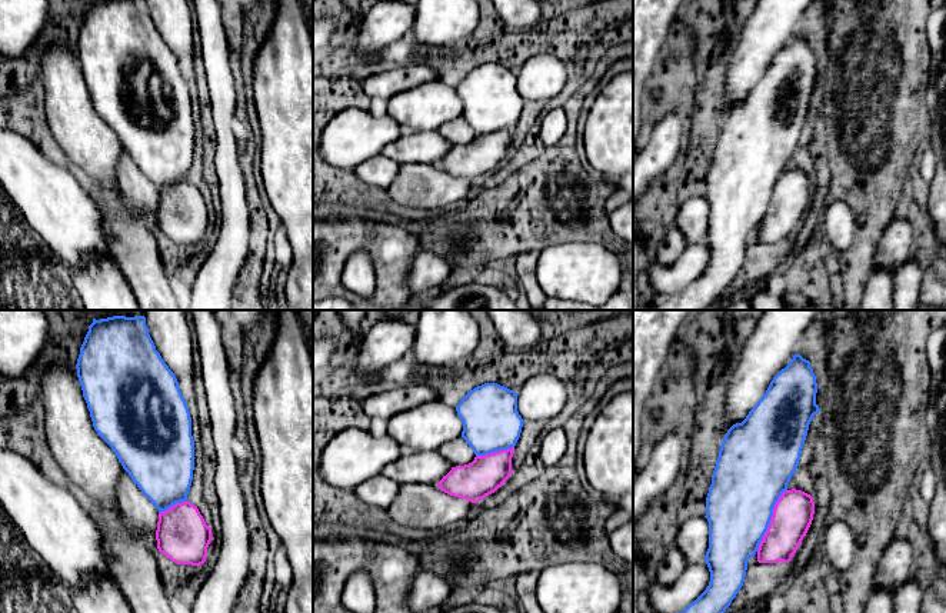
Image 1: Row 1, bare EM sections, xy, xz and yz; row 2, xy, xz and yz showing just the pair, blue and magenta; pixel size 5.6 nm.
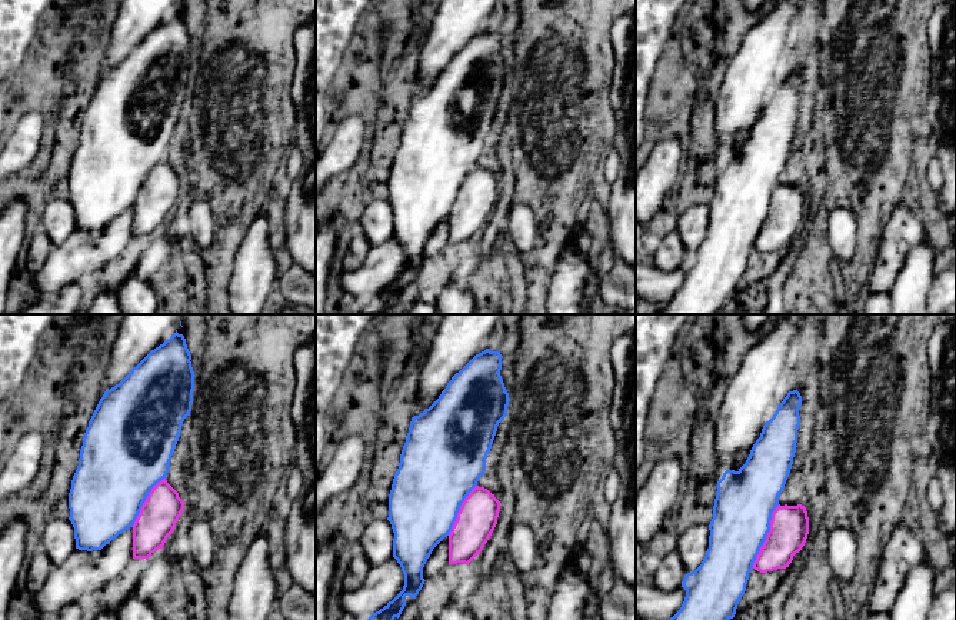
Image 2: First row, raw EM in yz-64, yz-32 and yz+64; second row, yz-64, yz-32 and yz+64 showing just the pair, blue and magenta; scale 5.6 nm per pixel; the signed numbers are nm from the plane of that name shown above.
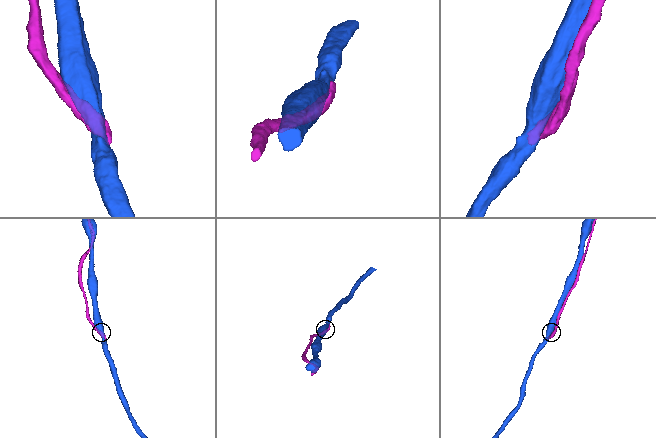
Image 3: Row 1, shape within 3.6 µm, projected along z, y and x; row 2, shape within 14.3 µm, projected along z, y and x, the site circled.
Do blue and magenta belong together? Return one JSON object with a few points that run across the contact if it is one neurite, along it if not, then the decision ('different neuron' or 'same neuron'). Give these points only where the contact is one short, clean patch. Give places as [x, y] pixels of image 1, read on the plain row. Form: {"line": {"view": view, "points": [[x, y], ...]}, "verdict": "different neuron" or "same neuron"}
{"verdict": "different neuron"}

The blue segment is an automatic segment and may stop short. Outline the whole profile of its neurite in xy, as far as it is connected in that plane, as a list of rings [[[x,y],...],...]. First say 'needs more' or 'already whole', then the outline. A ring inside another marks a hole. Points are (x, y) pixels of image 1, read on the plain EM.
already whole; [[[93,0],[80,27],[76,49],[94,110],[111,127],[141,173],[159,193],[176,183],[189,181],[194,150],[191,97],[174,53],[156,30],[146,0]]]

